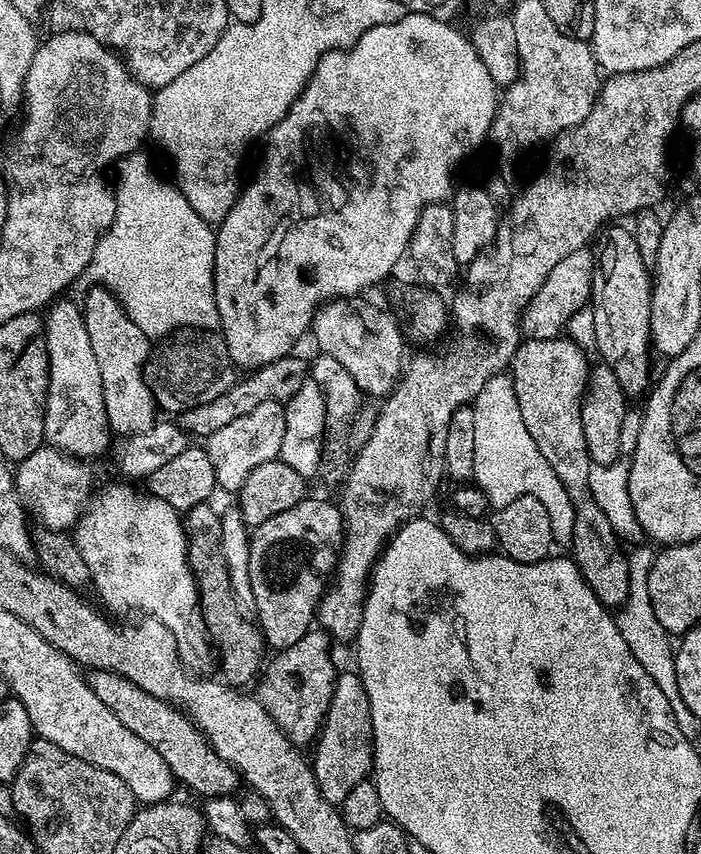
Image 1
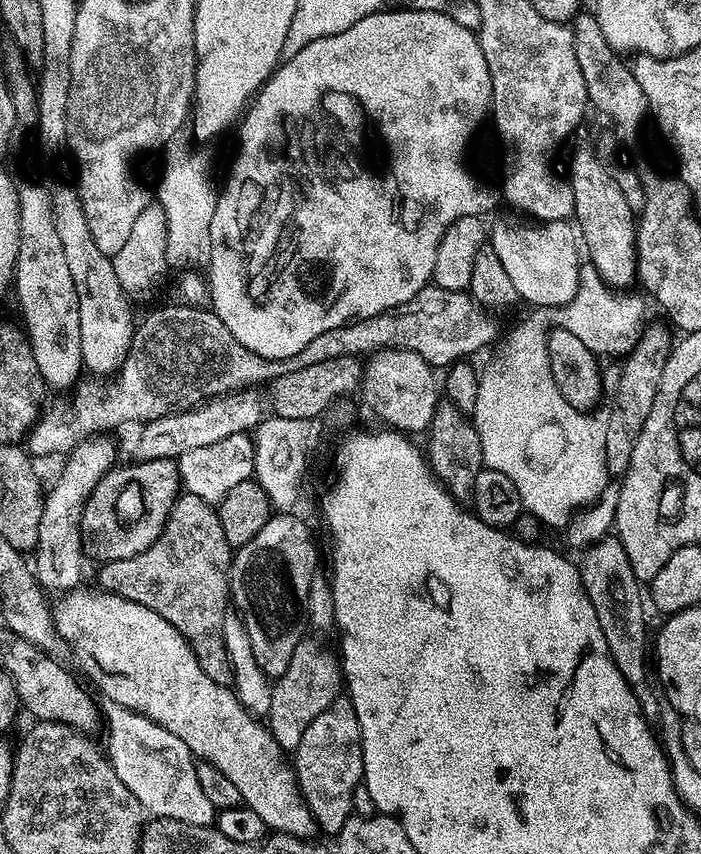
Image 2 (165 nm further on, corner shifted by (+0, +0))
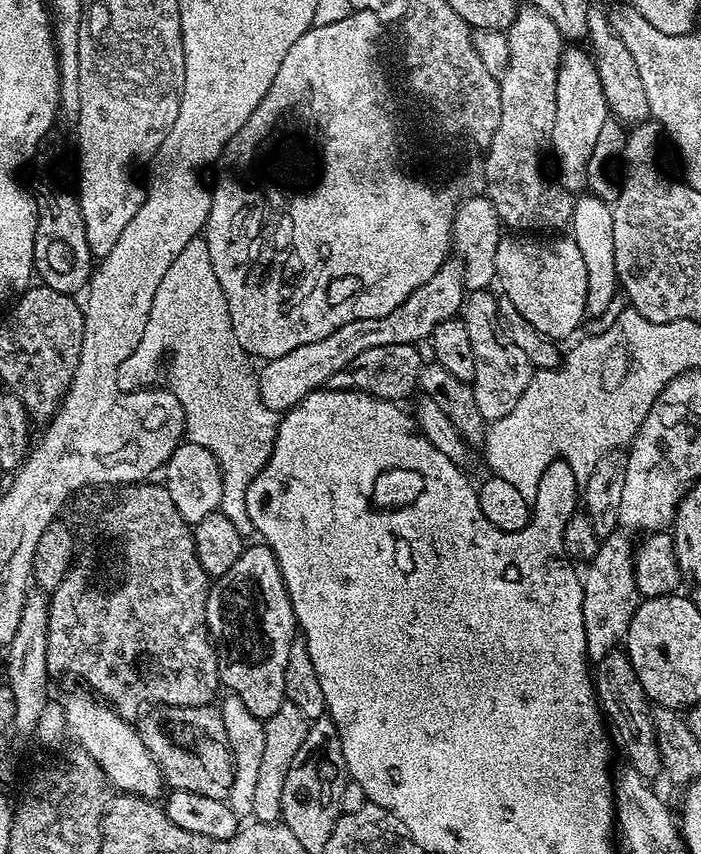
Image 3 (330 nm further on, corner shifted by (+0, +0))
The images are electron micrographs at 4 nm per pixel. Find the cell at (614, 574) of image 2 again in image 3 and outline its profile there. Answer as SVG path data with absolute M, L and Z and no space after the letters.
M615 648L596 664L594 690L600 699L603 713L610 720L612 718L618 728L620 738L624 744L624 750L628 756L627 763L629 767L634 768L640 776L649 782L654 782L657 777L660 778L663 775L664 767L662 766L661 750L658 748L657 735L654 734L652 706L645 691L642 690L641 683L638 682L637 675L634 674L633 664L625 651Z

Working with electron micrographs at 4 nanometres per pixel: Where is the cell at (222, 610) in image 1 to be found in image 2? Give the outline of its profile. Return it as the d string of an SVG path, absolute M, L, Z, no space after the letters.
M184 492L176 497L166 526L150 550L142 550L134 558L99 565L99 587L162 614L186 638L207 676L228 686L233 681L223 642L223 618L230 611L228 572L233 566L234 549L222 534L219 511L202 498Z

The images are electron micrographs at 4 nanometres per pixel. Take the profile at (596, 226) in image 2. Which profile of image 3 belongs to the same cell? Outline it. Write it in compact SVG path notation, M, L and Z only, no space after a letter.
M580 46L565 47L558 66L554 126L550 141L550 152L556 155L556 164L560 167L558 183L564 191L580 194L587 189L584 188L590 184L587 164L597 145L599 131L609 118L606 94L602 94L602 82L598 82L595 60Z

